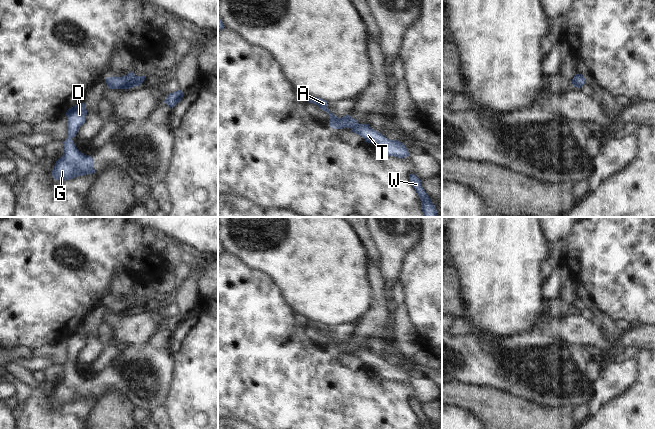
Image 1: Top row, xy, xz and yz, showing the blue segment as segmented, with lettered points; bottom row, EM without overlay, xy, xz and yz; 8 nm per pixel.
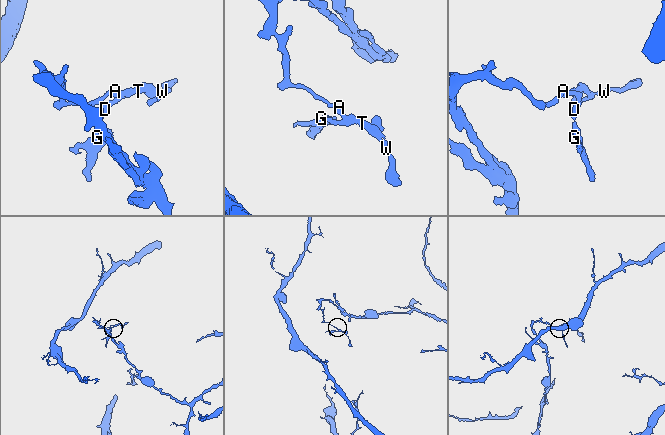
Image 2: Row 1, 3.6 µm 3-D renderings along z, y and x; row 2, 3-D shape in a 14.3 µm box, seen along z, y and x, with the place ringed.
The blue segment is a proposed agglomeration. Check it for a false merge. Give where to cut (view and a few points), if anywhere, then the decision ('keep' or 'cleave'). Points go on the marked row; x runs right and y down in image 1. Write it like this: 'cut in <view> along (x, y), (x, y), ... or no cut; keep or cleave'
cut in xy along (135, 76), (123, 88); cleave

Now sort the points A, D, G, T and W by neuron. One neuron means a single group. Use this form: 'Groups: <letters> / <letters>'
Groups: A / D G T W

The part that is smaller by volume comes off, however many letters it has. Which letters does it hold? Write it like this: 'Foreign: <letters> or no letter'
Foreign: D, G, T, W

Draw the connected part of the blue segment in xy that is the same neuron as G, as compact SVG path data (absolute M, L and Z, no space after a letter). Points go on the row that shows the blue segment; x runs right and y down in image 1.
M78 103L67 110L67 139L64 141L63 156L55 163L52 176L62 182L78 176L95 173L92 156L81 153L73 142L79 128L86 121L87 110L84 103Z

